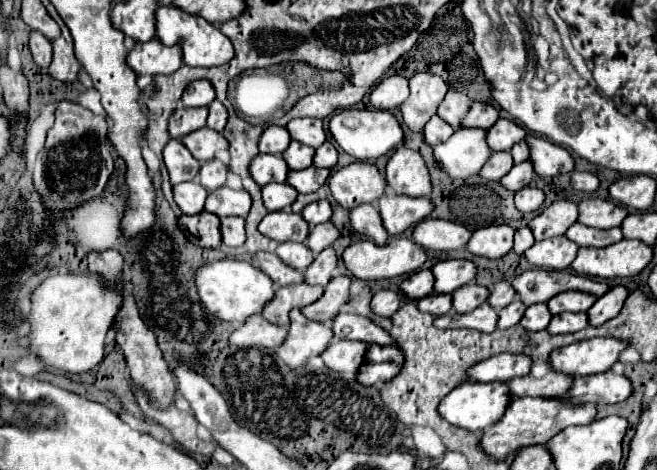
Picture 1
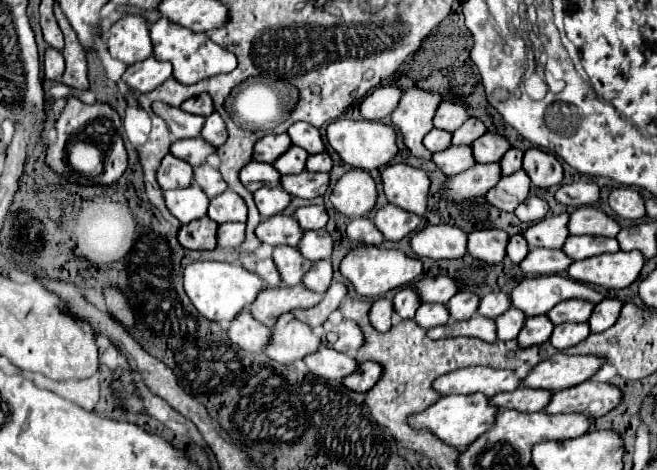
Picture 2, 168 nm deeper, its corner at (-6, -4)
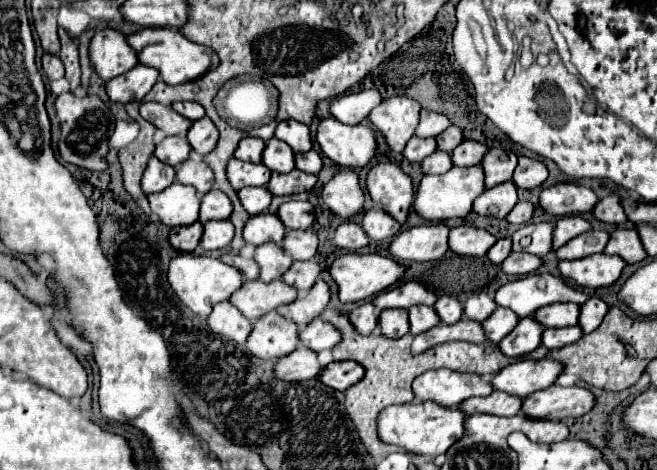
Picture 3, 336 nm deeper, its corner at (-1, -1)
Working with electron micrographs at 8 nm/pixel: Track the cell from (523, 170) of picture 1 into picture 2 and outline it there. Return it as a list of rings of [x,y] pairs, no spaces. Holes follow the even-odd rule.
[[[521,169],[509,177],[501,177],[501,181],[493,189],[489,189],[487,201],[499,209],[515,211],[517,205],[521,205],[527,199],[529,187],[531,187],[531,181],[527,173]]]

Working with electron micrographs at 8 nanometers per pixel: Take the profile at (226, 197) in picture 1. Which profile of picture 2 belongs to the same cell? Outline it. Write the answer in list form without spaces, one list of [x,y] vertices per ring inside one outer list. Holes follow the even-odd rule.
[[[227,189],[225,193],[221,193],[221,195],[211,199],[207,215],[215,223],[219,223],[219,225],[221,223],[229,223],[229,221],[241,221],[241,223],[245,223],[247,205],[245,205],[245,201],[237,193]]]

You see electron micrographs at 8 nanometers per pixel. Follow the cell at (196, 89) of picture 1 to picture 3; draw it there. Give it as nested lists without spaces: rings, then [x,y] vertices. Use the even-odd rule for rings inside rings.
[[[174,102],[172,110],[176,110],[180,116],[188,120],[200,120],[204,116],[204,108],[198,102]]]

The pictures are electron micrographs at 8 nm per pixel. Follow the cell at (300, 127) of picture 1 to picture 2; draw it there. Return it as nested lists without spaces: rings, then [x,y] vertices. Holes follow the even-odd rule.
[[[305,121],[303,123],[293,123],[287,133],[289,133],[293,145],[303,147],[309,155],[325,151],[325,145],[323,145],[319,129],[313,127],[313,125],[309,125],[309,123],[305,123]]]

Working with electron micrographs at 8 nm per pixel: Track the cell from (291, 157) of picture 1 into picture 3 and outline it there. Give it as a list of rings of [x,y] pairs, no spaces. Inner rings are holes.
[[[270,138],[262,154],[262,164],[268,166],[272,172],[288,172],[294,168],[294,152],[286,142]]]

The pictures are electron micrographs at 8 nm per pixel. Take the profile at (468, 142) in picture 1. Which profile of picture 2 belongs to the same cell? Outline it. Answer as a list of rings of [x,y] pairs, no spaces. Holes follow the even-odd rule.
[[[451,145],[451,147],[443,149],[443,151],[437,151],[433,155],[433,161],[447,177],[463,173],[465,169],[475,165],[471,145]]]

